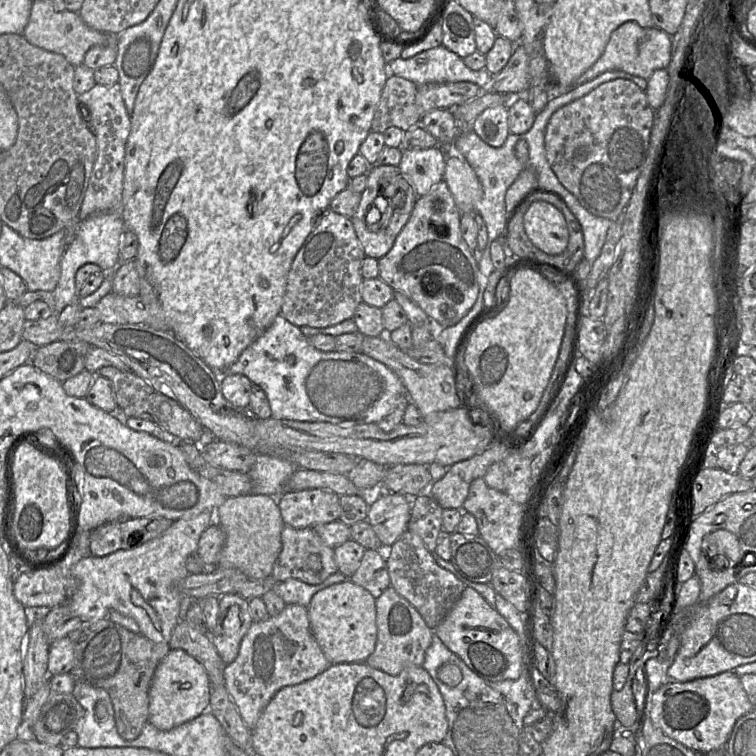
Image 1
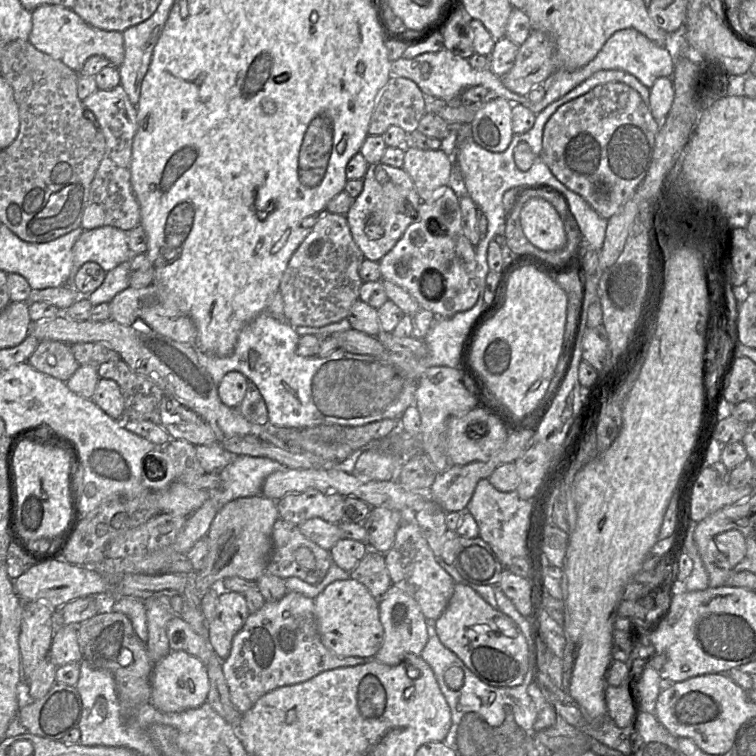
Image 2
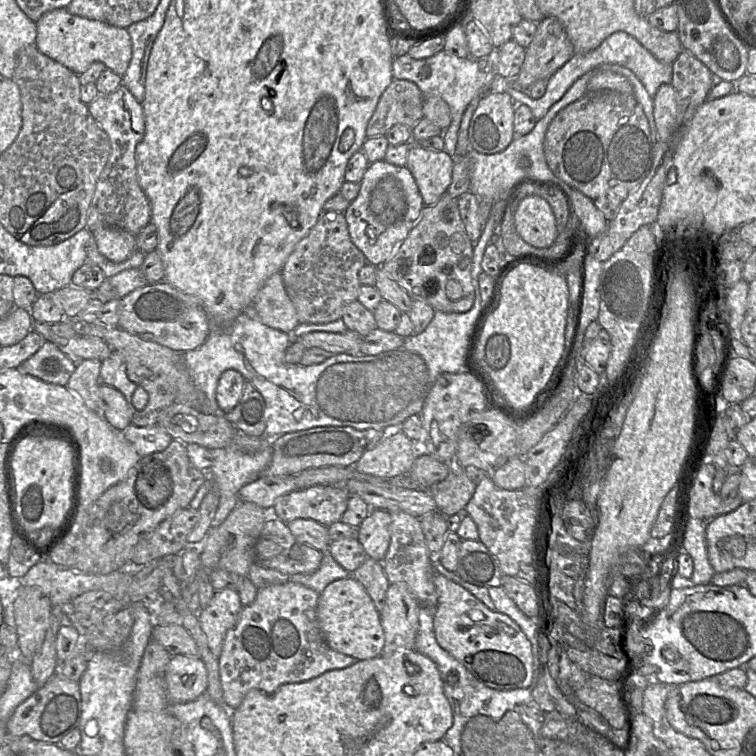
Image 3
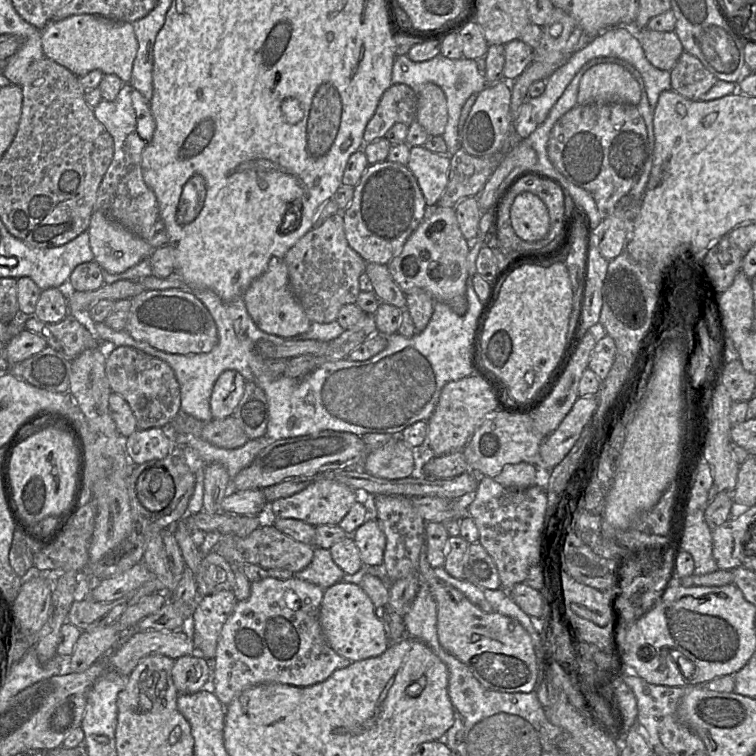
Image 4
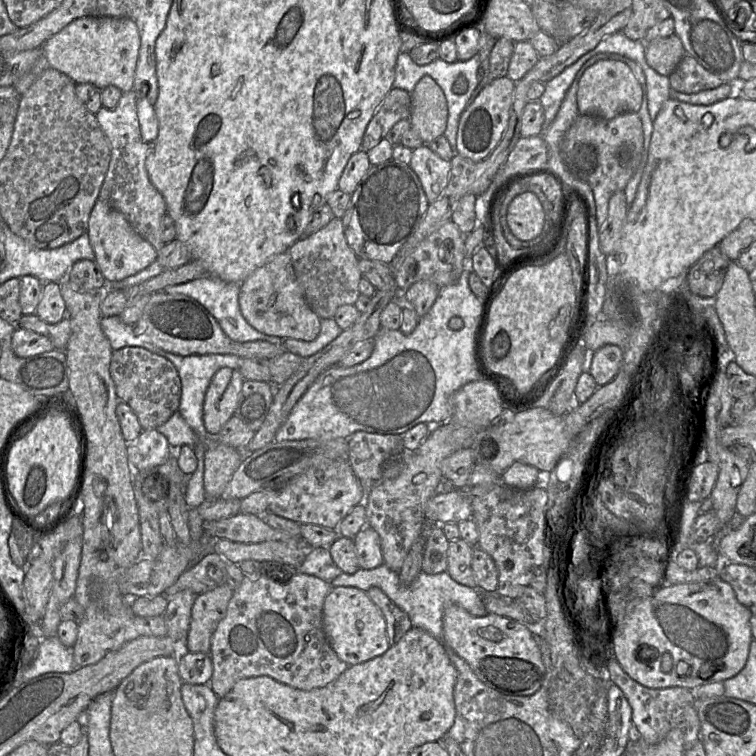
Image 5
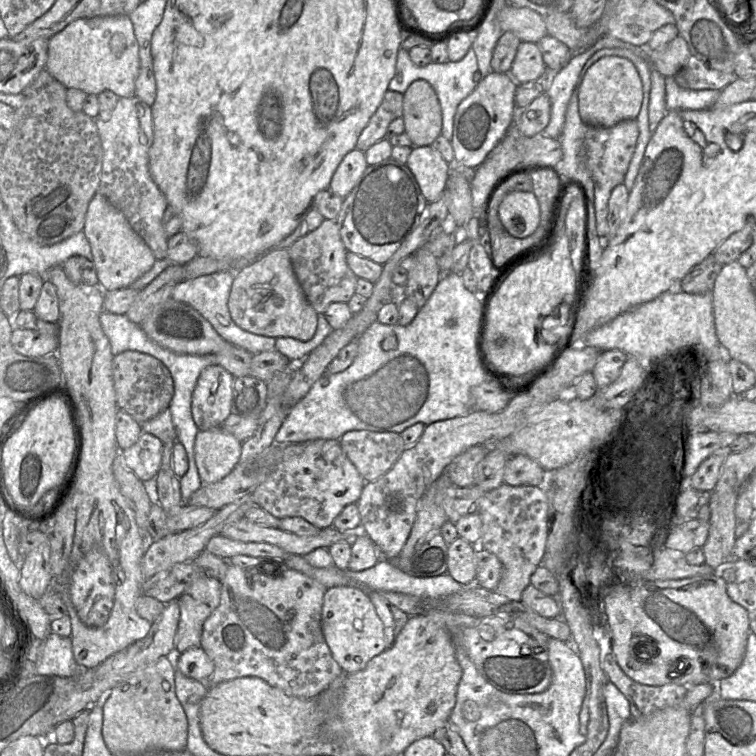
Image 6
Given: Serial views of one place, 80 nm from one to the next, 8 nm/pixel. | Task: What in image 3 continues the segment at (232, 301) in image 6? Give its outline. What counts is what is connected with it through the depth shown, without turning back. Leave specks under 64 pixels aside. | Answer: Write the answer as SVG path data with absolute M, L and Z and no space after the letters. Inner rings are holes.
M281 272L271 275L256 294L252 306L267 326L291 334L300 324Z

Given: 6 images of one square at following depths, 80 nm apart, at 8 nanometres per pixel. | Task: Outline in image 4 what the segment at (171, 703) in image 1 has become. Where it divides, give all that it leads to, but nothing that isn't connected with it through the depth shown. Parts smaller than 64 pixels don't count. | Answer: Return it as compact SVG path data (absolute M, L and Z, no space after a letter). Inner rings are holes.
M201 654L185 655L175 659L172 679L179 694L192 694L208 688L212 666Z

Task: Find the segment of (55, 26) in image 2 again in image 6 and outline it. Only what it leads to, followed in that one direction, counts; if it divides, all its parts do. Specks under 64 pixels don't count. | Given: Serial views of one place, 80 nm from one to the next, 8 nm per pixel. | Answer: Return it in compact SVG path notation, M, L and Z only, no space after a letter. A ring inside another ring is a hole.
M128 15L77 19L48 41L46 69L54 79L62 83L67 89L79 89L88 95L99 95L109 90L120 98L134 97L139 68L139 46L133 24Z

